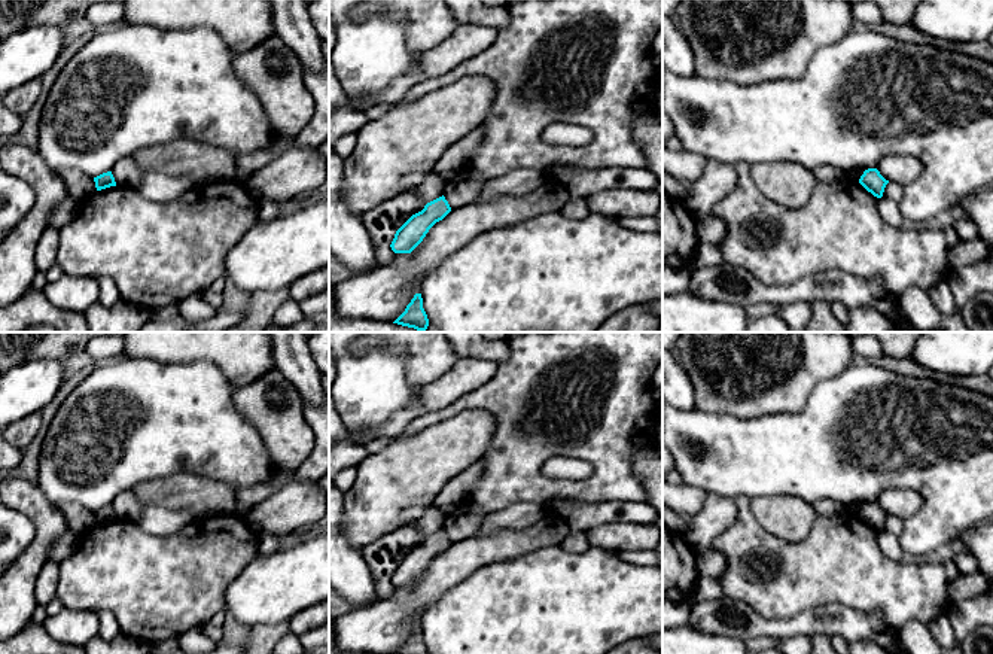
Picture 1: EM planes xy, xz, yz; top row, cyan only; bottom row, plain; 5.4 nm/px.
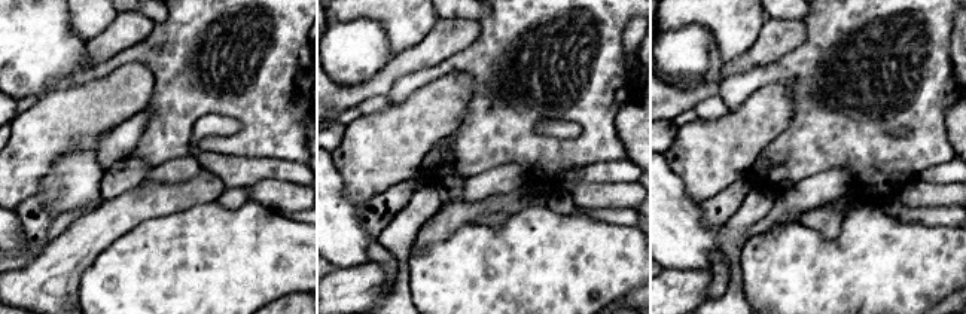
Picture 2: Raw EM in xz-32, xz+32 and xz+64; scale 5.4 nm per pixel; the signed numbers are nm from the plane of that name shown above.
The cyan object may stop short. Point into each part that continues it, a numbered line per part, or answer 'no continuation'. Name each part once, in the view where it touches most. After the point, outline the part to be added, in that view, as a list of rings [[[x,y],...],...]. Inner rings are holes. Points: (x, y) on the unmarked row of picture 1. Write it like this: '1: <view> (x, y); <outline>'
no continuation

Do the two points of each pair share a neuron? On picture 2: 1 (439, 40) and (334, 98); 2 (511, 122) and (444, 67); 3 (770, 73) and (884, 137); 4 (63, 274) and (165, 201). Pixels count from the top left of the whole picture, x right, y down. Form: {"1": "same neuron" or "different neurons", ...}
{"1": "same neuron", "2": "same neuron", "3": "same neuron", "4": "same neuron"}

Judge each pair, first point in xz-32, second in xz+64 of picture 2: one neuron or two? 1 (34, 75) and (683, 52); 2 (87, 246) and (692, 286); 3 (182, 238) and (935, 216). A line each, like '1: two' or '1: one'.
1: one
2: one
3: two

